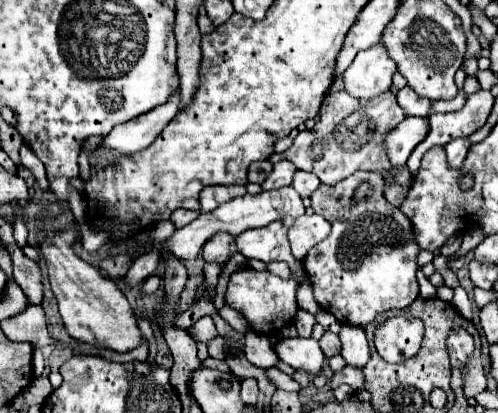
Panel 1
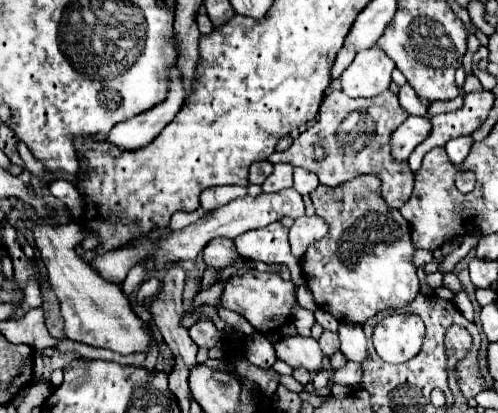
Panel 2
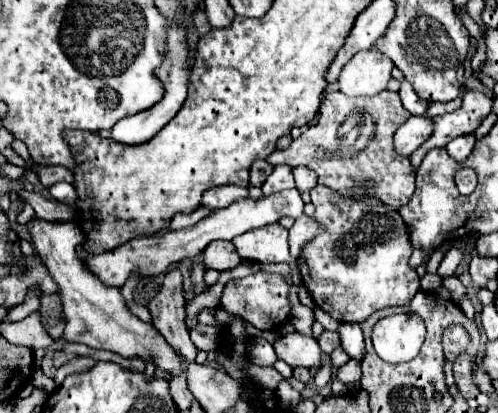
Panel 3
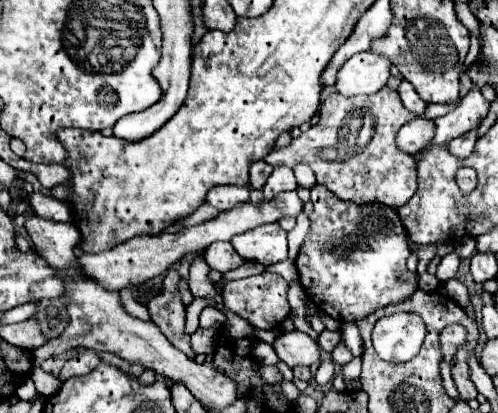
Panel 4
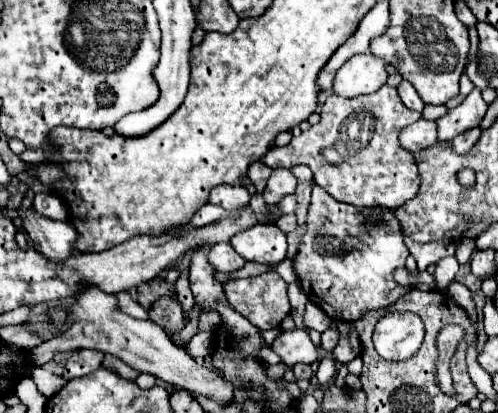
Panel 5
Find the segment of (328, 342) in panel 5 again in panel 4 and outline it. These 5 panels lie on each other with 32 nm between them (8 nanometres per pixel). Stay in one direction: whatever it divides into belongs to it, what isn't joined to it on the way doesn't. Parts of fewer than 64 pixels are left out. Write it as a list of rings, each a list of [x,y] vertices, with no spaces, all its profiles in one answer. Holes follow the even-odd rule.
[[[324,330],[320,334],[320,340],[318,340],[320,348],[326,350],[326,352],[332,352],[338,346],[338,342],[340,342],[340,332],[338,330]]]

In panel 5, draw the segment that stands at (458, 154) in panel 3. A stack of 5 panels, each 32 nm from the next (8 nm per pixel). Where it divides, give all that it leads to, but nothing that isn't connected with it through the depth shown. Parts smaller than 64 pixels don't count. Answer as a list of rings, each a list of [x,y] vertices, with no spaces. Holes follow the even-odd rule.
[[[476,126],[476,128],[468,130],[468,132],[462,132],[462,134],[458,134],[458,136],[452,140],[452,148],[454,148],[456,152],[460,152],[460,154],[466,154],[466,152],[474,146],[474,142],[480,138],[480,134],[482,134],[480,126]]]

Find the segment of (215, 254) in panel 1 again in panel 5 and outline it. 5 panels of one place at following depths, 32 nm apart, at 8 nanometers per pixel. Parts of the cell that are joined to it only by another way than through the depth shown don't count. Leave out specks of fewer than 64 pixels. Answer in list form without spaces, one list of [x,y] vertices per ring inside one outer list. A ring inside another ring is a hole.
[[[228,242],[216,244],[208,258],[212,260],[212,266],[218,272],[236,272],[236,270],[244,268],[244,264],[246,264],[246,260],[238,252],[234,252],[234,248]]]

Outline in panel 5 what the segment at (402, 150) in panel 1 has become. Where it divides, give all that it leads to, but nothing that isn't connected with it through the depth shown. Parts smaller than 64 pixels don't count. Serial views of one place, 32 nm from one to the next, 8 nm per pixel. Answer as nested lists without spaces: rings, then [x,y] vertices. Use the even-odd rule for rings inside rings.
[[[420,118],[418,122],[406,126],[406,128],[400,132],[400,144],[402,144],[406,150],[410,150],[410,152],[418,152],[418,150],[436,146],[436,144],[438,144],[436,122]]]

